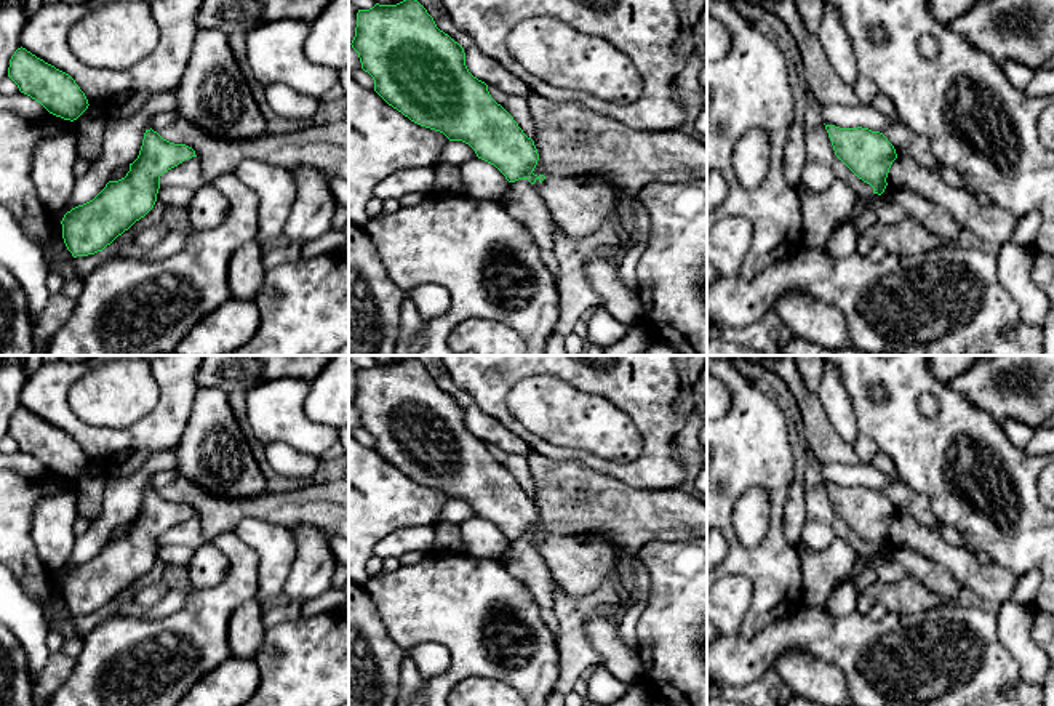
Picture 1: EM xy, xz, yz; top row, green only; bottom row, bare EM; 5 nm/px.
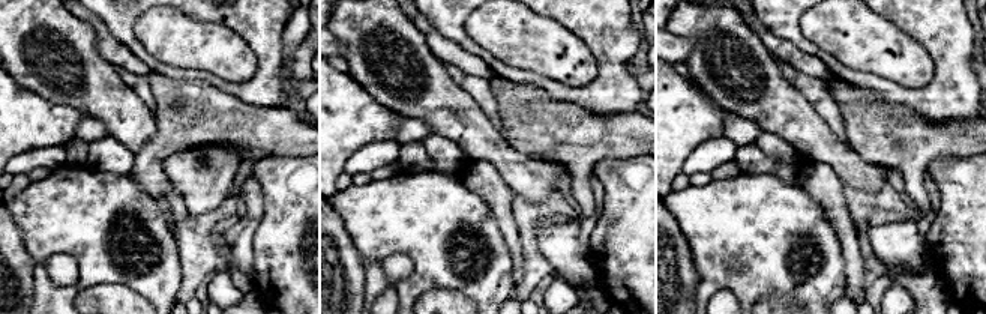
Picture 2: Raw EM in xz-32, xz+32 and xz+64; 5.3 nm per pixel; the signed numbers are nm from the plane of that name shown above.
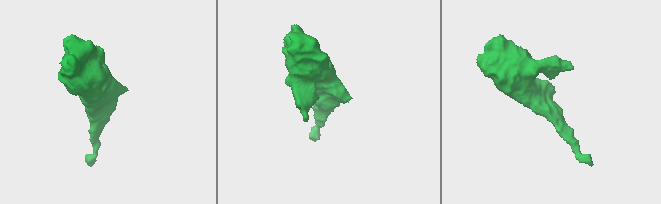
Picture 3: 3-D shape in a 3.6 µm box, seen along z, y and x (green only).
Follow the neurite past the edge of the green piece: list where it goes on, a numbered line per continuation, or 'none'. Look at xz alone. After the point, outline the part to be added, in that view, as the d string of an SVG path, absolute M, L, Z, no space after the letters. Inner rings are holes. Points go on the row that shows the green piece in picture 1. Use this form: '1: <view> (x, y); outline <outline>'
1: xz (579, 205); outline M545 176L542 183L536 179L534 189L555 224L573 239L592 235L606 224L608 211L617 207L619 197L617 189L598 176Z

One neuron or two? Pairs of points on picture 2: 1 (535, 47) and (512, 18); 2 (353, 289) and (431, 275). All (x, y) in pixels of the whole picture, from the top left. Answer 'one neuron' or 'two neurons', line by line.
1: one neuron
2: two neurons

